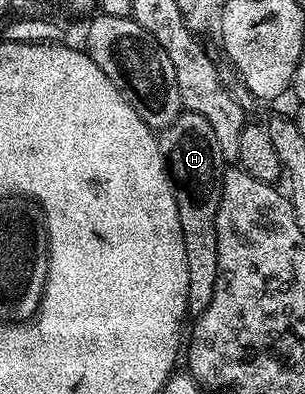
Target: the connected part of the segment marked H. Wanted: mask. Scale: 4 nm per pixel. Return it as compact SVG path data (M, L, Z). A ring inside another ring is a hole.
M182 111L171 126L159 136L165 163L175 185L179 226L183 230L183 246L187 250L187 306L188 315L196 318L211 306L215 282L219 274L219 246L217 245L217 211L227 161L219 150L219 138L211 130L211 122L203 114Z

